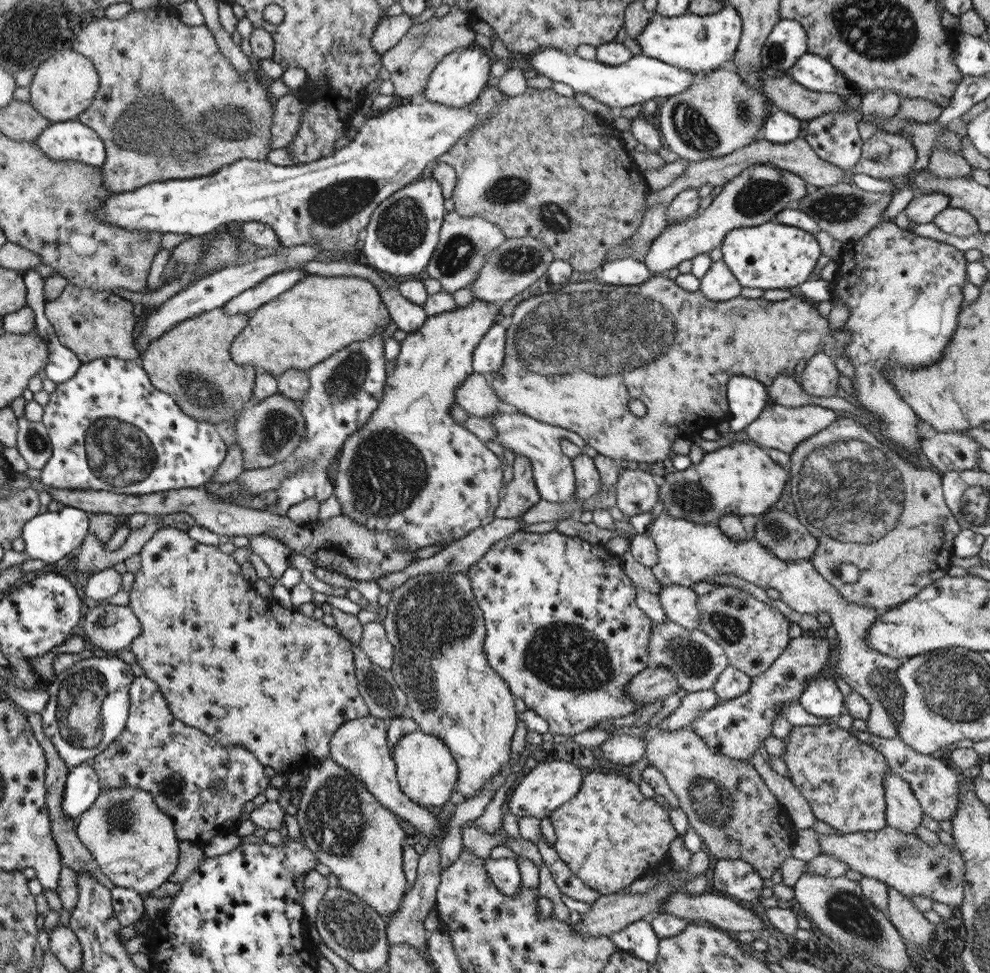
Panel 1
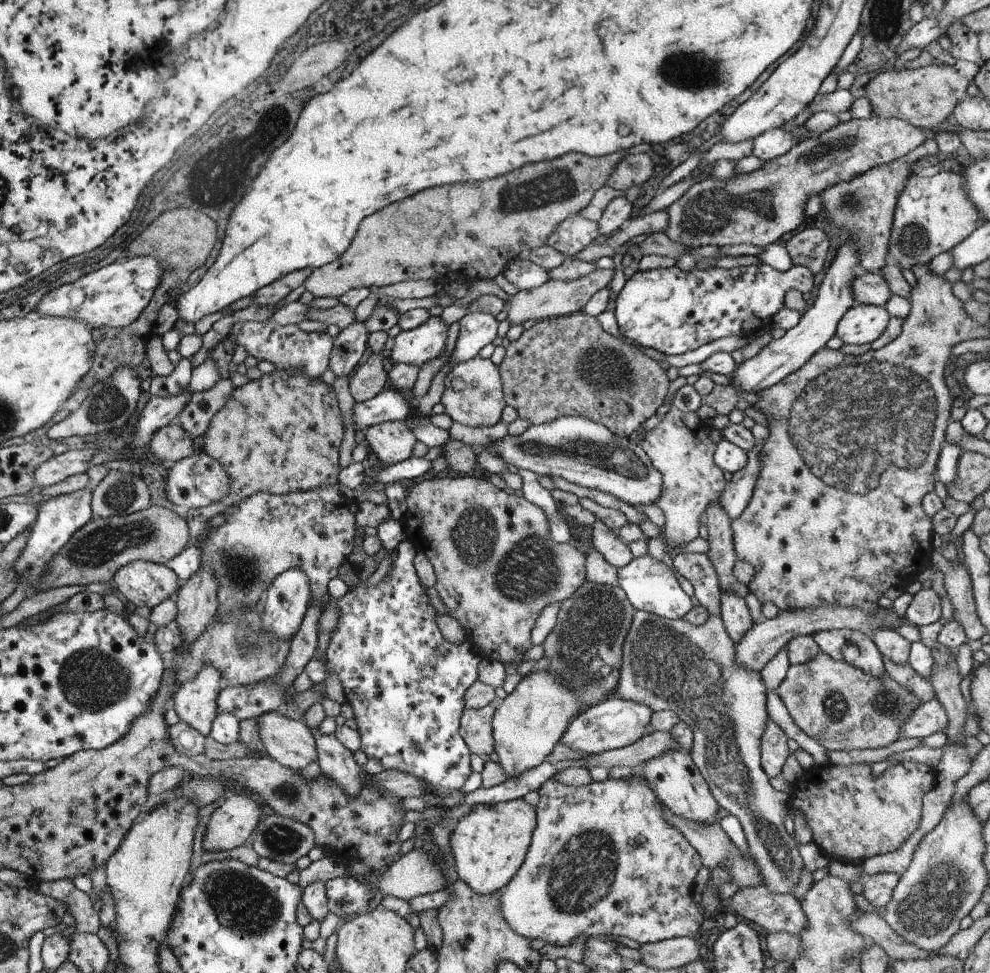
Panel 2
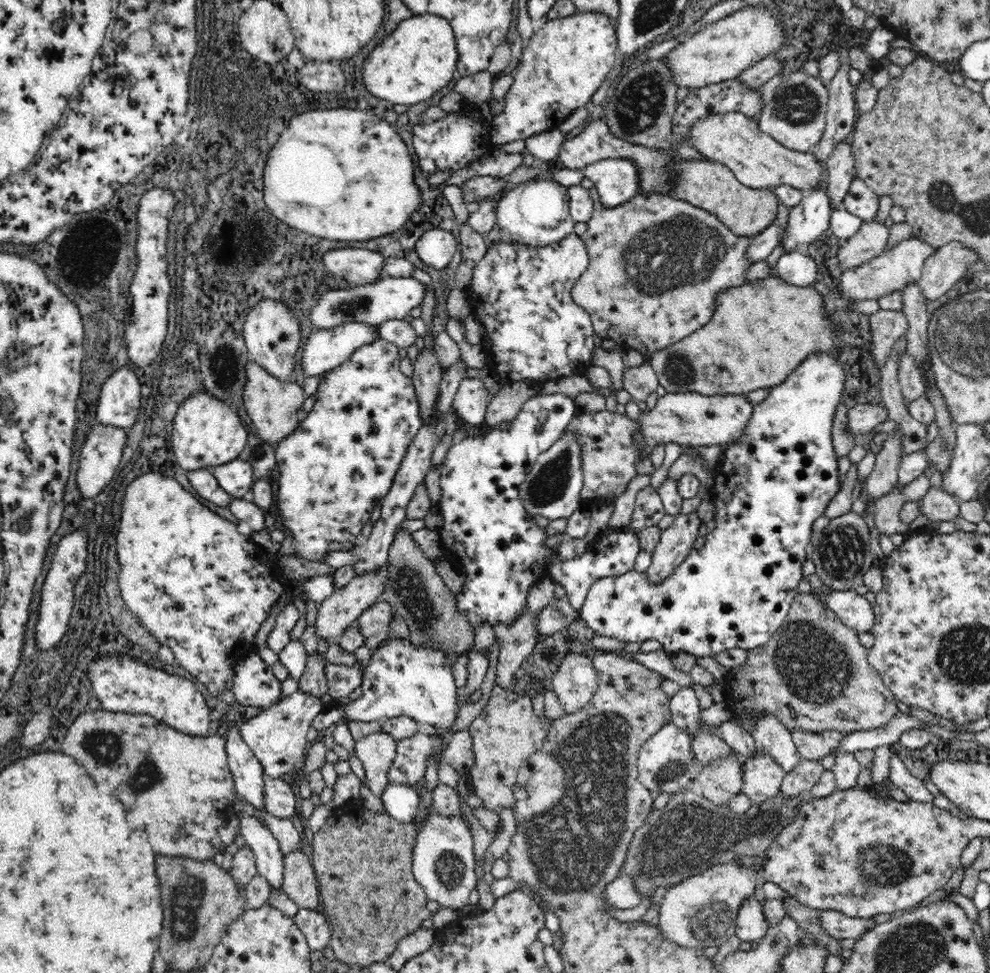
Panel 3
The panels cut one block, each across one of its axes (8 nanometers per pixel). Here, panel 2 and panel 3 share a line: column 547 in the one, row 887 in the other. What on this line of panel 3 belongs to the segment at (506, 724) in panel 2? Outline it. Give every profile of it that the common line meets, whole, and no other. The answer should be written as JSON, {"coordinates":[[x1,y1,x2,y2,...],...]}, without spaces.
{"coordinates":[[726,862,712,866,706,874,688,878,682,884,670,888,658,910,658,932,668,944,680,948,720,948,732,936,736,936,738,912,742,902,756,894,756,870,744,868,736,862]]}

